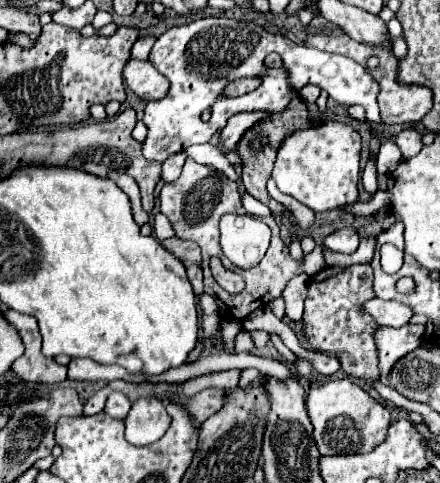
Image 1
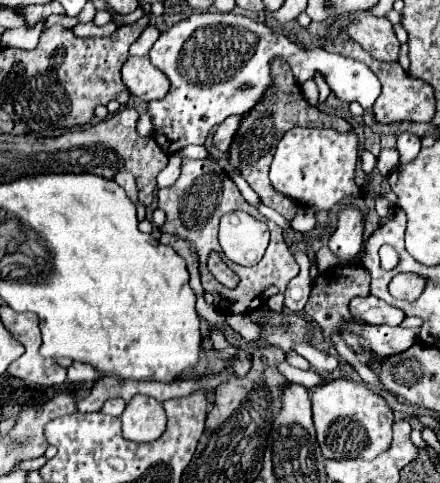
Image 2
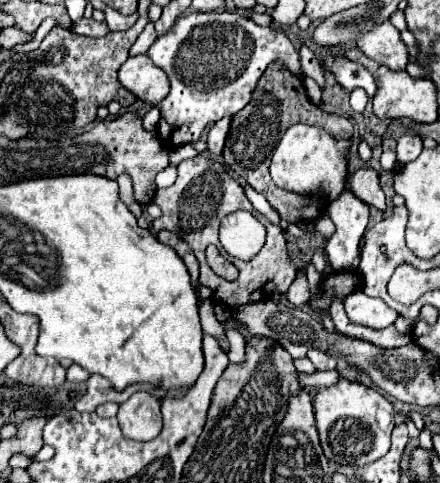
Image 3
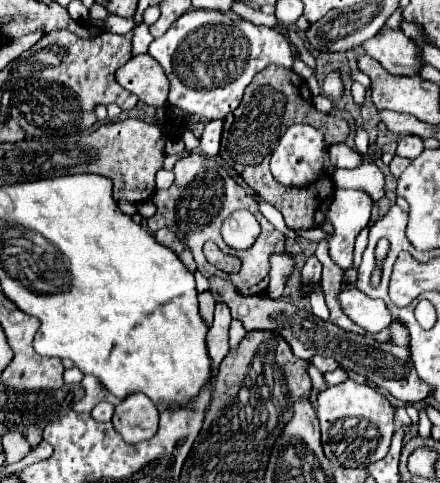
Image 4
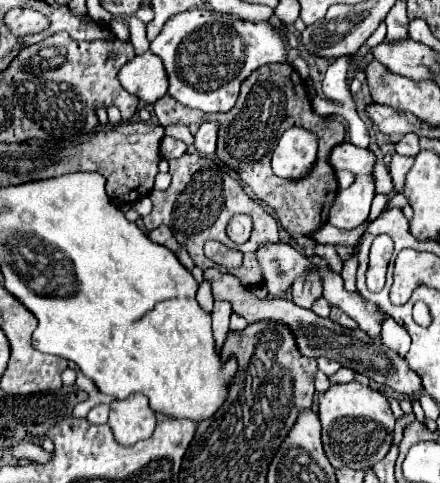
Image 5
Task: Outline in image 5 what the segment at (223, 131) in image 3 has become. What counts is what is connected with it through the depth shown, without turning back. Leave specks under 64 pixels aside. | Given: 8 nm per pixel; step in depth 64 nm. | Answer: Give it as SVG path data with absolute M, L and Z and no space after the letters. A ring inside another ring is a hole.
M204 122L198 132L194 134L194 146L200 154L210 156L216 152L216 132L218 132L218 124L216 122Z

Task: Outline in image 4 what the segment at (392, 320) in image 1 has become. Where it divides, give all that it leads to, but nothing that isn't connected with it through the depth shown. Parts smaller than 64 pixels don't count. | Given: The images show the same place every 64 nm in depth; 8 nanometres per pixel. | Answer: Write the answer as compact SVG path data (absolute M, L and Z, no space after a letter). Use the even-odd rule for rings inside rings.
M354 288L354 294L340 292L338 302L340 302L344 314L350 320L354 320L360 328L364 328L368 334L380 332L392 322L392 316L390 316L386 304L382 300L372 300L372 298L364 296L362 292L358 292L358 288Z

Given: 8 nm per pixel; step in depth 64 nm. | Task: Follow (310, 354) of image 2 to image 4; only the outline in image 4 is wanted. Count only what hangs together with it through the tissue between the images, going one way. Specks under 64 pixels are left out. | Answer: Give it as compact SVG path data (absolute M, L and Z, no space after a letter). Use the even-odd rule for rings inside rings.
M314 356L314 358L312 358L312 364L314 364L320 372L332 372L332 370L336 370L336 368L338 368L336 360L326 358L326 356Z

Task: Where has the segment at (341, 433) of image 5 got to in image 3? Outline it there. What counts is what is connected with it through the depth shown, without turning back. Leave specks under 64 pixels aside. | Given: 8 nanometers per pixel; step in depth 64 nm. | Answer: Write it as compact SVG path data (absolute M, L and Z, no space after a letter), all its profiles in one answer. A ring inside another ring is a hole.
M342 378L338 384L316 394L314 412L320 432L320 444L328 460L342 466L366 466L376 462L390 450L394 408L378 390L368 388L362 382L350 382Z

